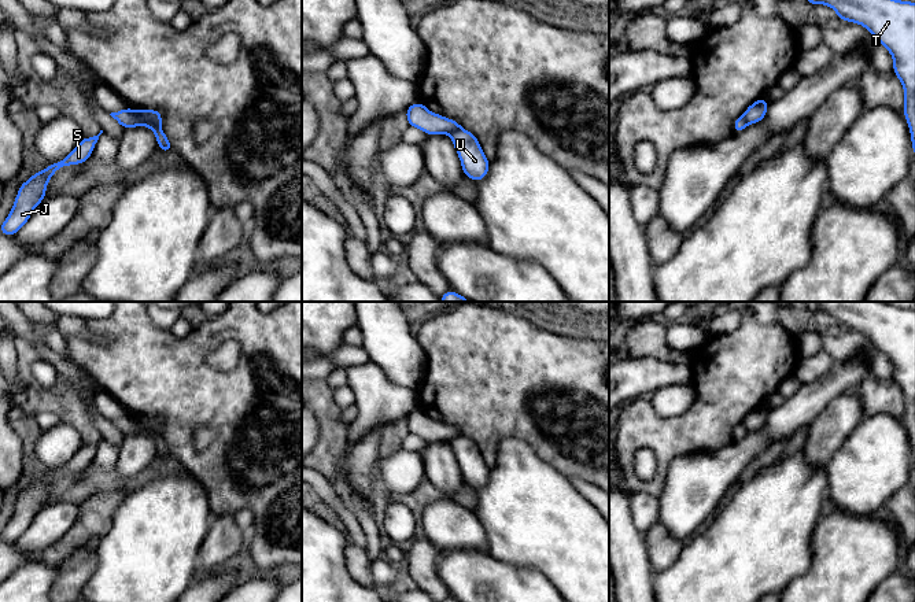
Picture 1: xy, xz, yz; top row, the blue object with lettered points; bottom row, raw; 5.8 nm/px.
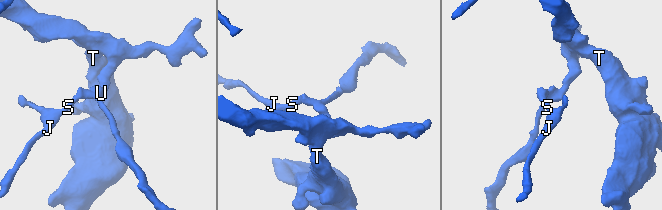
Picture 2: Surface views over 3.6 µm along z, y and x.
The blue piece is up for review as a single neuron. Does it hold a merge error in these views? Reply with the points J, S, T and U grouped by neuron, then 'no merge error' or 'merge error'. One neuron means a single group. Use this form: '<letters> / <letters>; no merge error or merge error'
J S / T U; merge error

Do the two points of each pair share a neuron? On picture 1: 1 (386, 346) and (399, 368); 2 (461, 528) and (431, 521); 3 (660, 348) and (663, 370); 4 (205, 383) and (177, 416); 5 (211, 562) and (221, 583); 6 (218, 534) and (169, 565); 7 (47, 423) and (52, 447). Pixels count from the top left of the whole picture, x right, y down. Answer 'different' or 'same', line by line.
1: same
2: same
3: different
4: same
5: different
6: different
7: different

